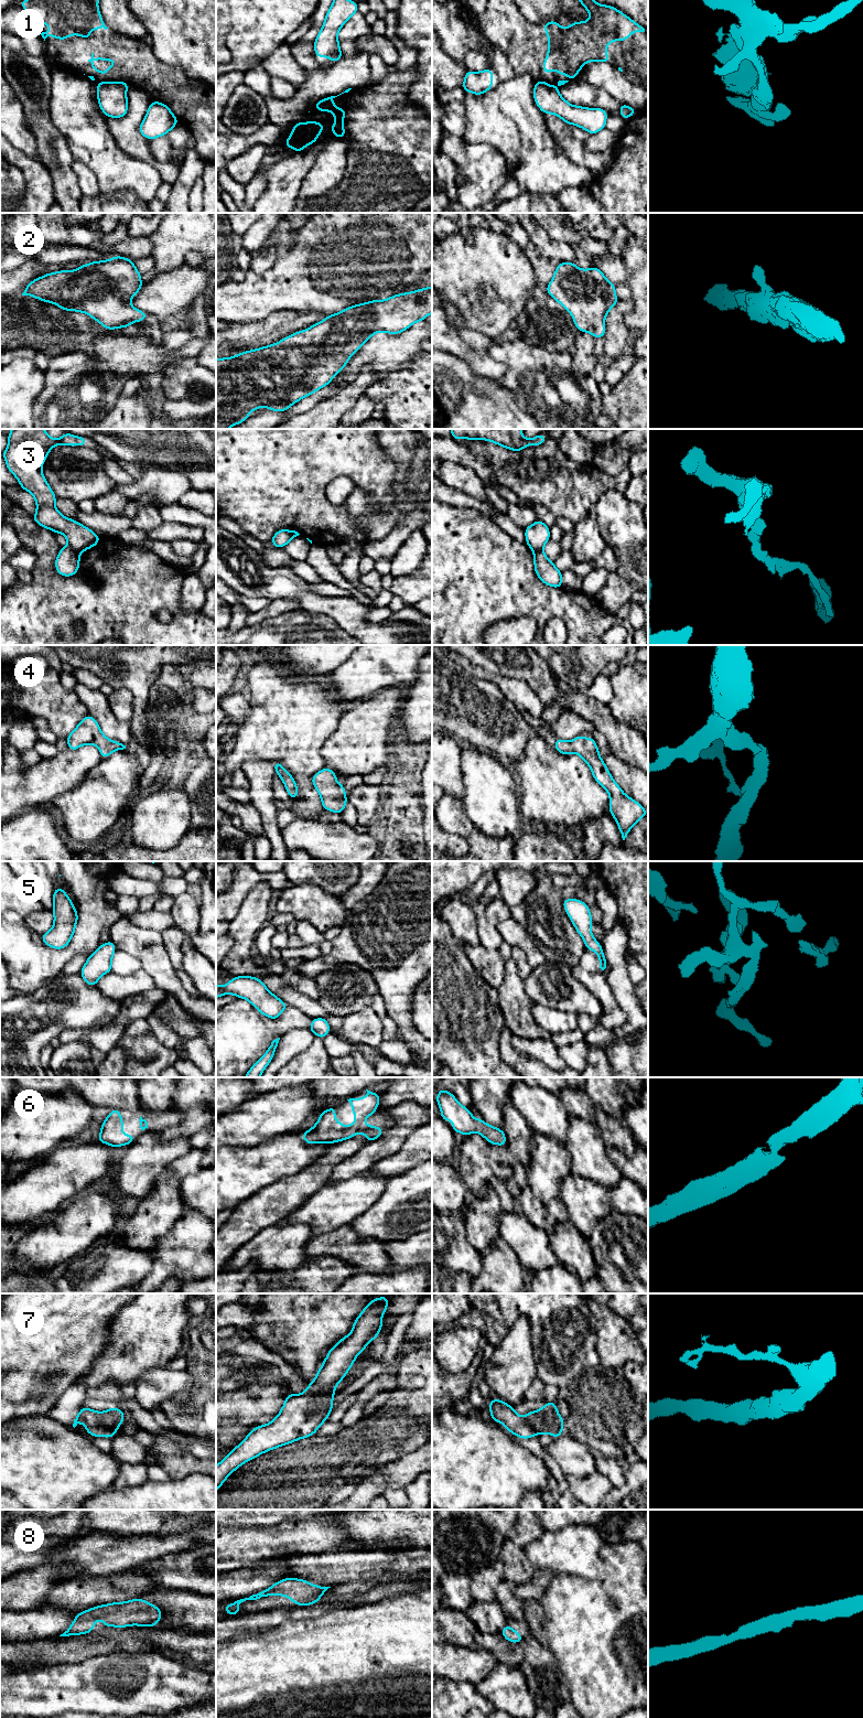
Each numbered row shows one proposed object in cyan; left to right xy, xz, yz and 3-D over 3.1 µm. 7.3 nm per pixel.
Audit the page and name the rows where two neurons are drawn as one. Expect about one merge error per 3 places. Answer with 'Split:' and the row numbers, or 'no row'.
Split: 1, 3

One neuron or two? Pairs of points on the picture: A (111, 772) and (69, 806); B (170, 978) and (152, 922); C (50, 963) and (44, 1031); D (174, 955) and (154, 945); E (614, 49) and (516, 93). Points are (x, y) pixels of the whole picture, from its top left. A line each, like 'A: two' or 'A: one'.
A: one
B: two
C: two
D: two
E: two

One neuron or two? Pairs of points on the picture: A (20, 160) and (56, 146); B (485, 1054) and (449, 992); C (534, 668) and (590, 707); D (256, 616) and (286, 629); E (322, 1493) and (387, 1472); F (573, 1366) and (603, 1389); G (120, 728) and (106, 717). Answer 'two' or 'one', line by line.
A: two
B: one
C: one
D: two
E: two
F: two
G: one

